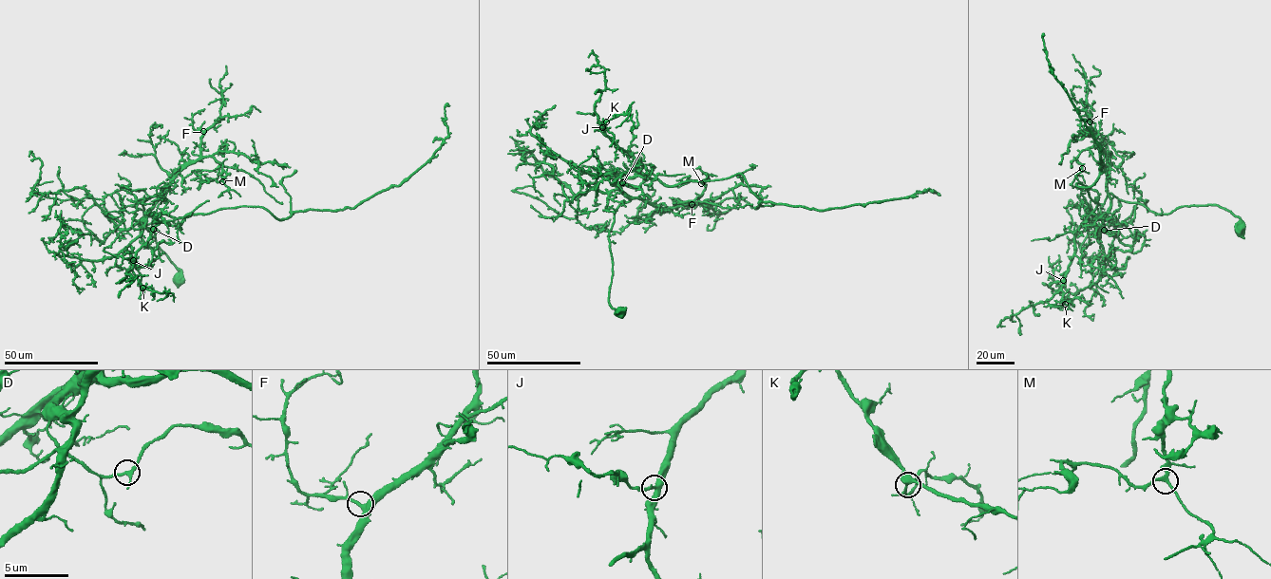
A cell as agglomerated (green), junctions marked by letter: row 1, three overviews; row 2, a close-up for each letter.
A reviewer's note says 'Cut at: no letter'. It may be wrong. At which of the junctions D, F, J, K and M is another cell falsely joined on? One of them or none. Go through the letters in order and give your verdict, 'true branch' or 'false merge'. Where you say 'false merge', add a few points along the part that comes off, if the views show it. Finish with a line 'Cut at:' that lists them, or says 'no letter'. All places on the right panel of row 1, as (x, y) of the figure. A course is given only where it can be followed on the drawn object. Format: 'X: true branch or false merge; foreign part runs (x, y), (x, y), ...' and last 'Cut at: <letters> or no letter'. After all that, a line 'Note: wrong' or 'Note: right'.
D: false merge; foreign part runs (1105, 230), (1103, 221), (1110, 218), (1115, 211), (1103, 148)
F: true branch
J: true branch
K: true branch
M: true branch
Cut at: D
Note: wrong

